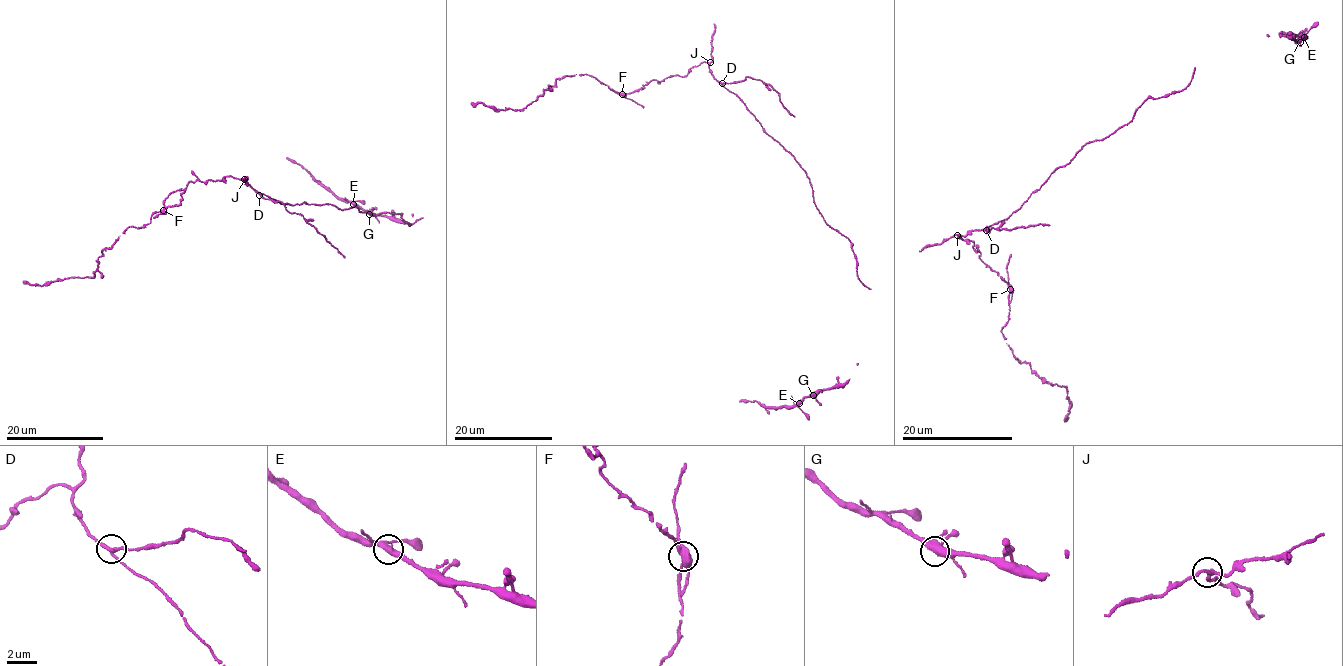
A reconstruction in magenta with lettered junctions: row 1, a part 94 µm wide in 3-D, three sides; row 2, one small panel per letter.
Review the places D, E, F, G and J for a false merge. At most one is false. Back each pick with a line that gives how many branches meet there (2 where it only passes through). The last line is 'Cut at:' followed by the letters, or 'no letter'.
F: Branches: 4
Cut at: F

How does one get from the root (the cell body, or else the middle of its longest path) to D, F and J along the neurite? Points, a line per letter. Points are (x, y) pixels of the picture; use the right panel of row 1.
D: (1047, 179), (1008, 218), (986, 230)
F: (1047, 179), (1008, 218), (957, 237), (973, 242), (979, 256), (1010, 289)
J: (1047, 179), (1008, 218), (982, 229), (968, 231), (966, 235), (957, 235)

